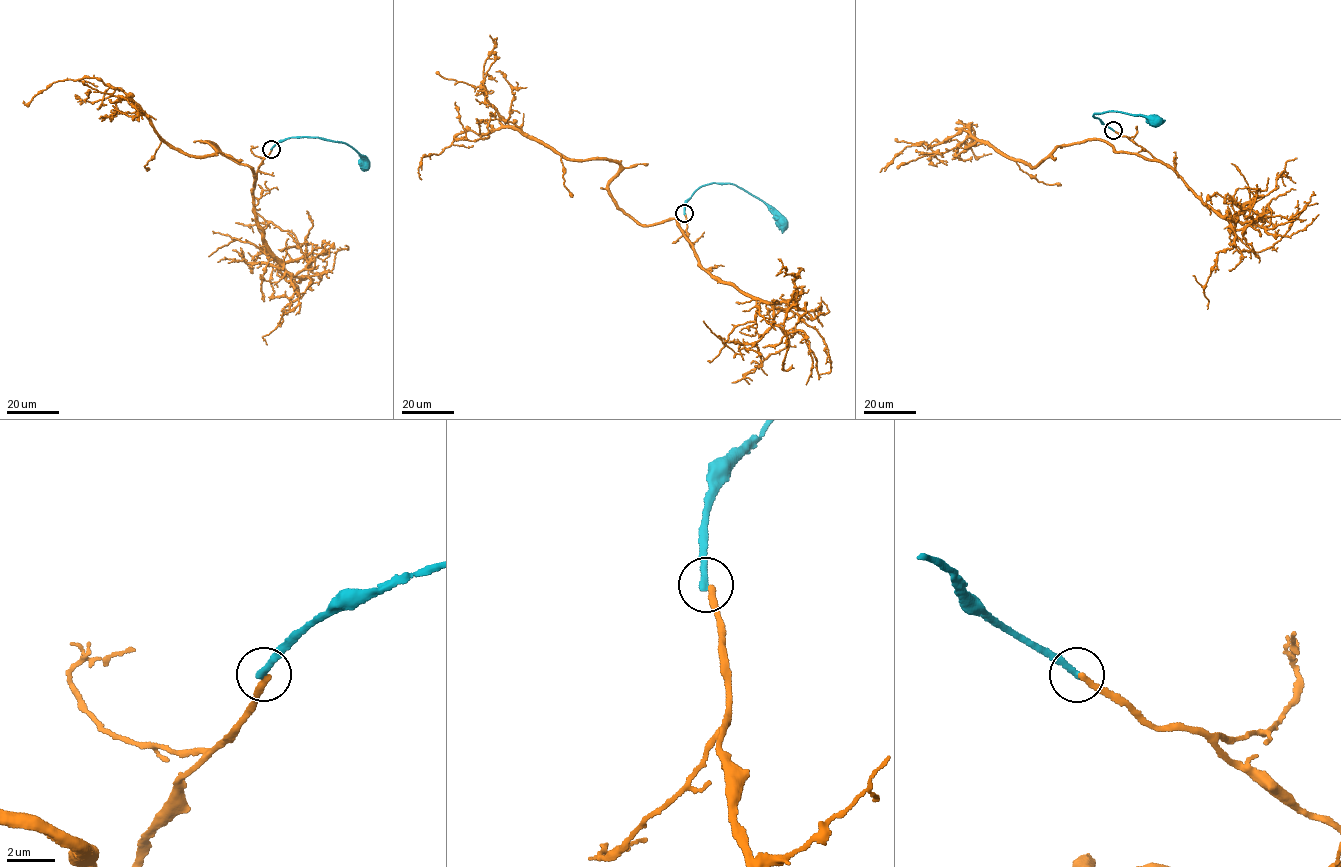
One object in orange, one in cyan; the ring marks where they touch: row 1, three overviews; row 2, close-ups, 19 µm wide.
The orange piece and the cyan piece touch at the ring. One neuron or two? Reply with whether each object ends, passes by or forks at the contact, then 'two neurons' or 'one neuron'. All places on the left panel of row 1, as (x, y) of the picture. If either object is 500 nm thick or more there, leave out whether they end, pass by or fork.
orange ends; cyan ends; two neurons

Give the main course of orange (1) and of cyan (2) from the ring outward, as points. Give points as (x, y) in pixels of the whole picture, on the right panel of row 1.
1: (1114, 130), (1155, 159), (1087, 140), (1056, 145), (1030, 168), (960, 121), (972, 128), (975, 156), (991, 153)
2: (1113, 130), (1093, 114), (1113, 110), (1141, 114), (1151, 122), (1155, 120)

